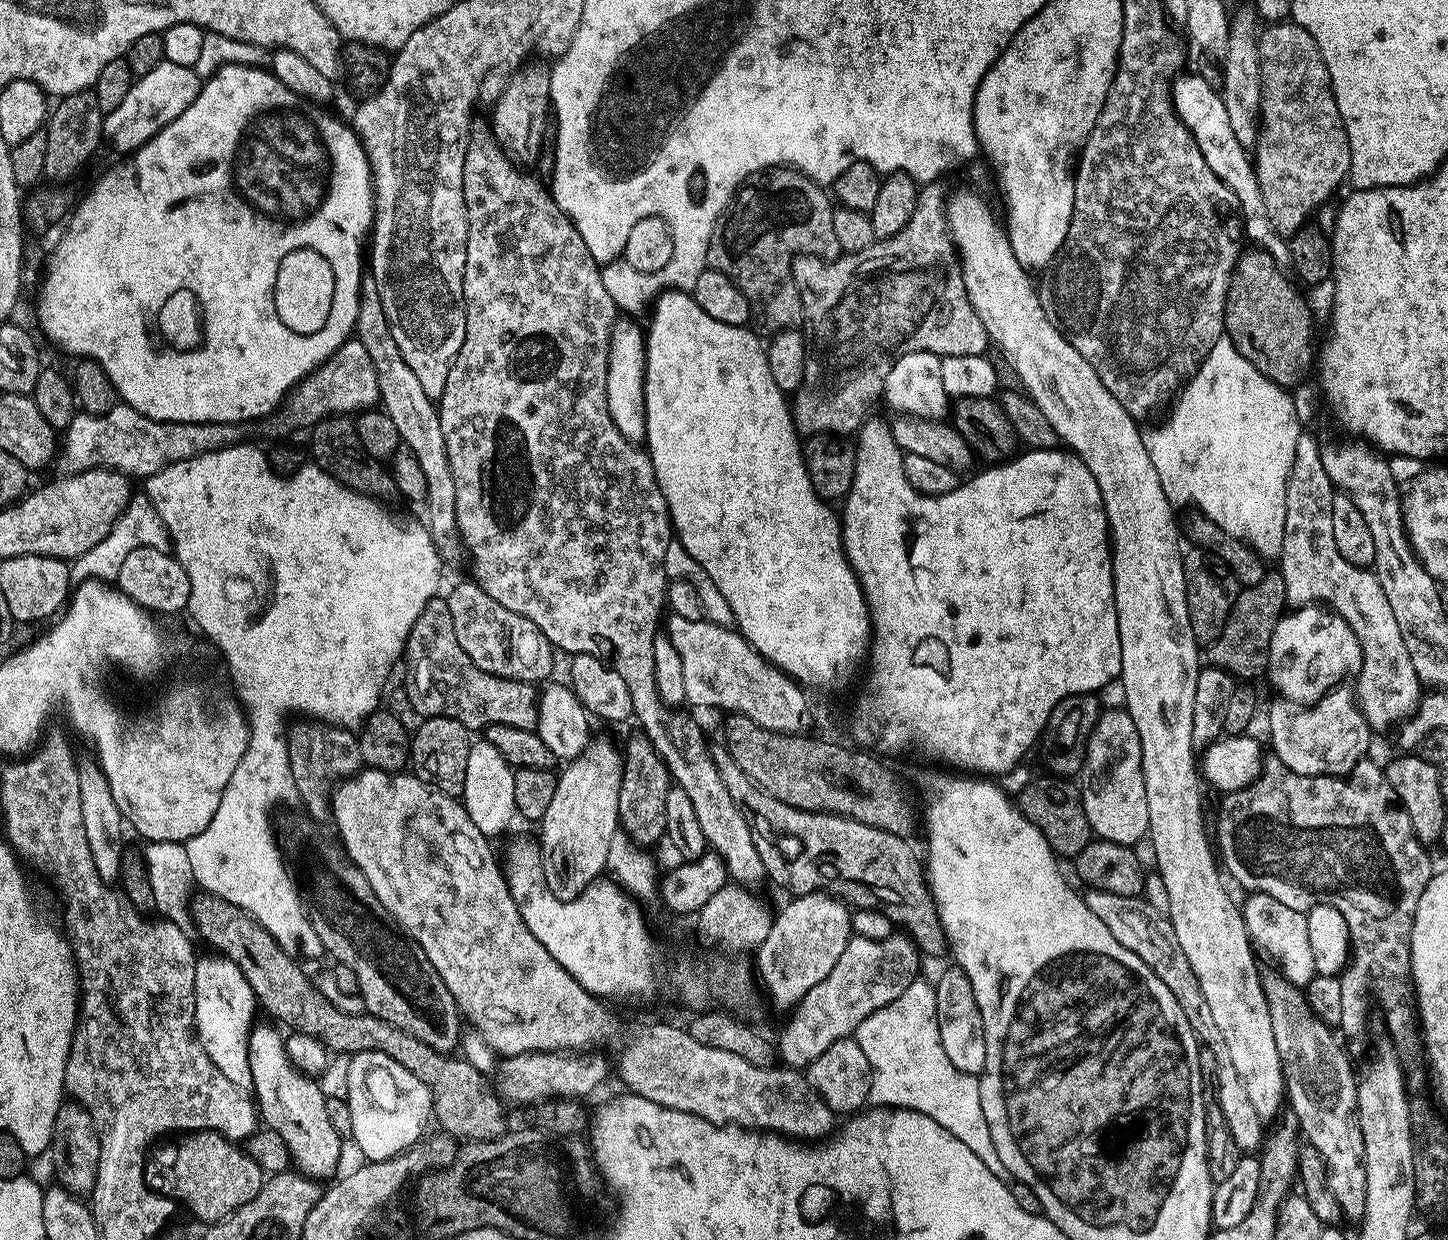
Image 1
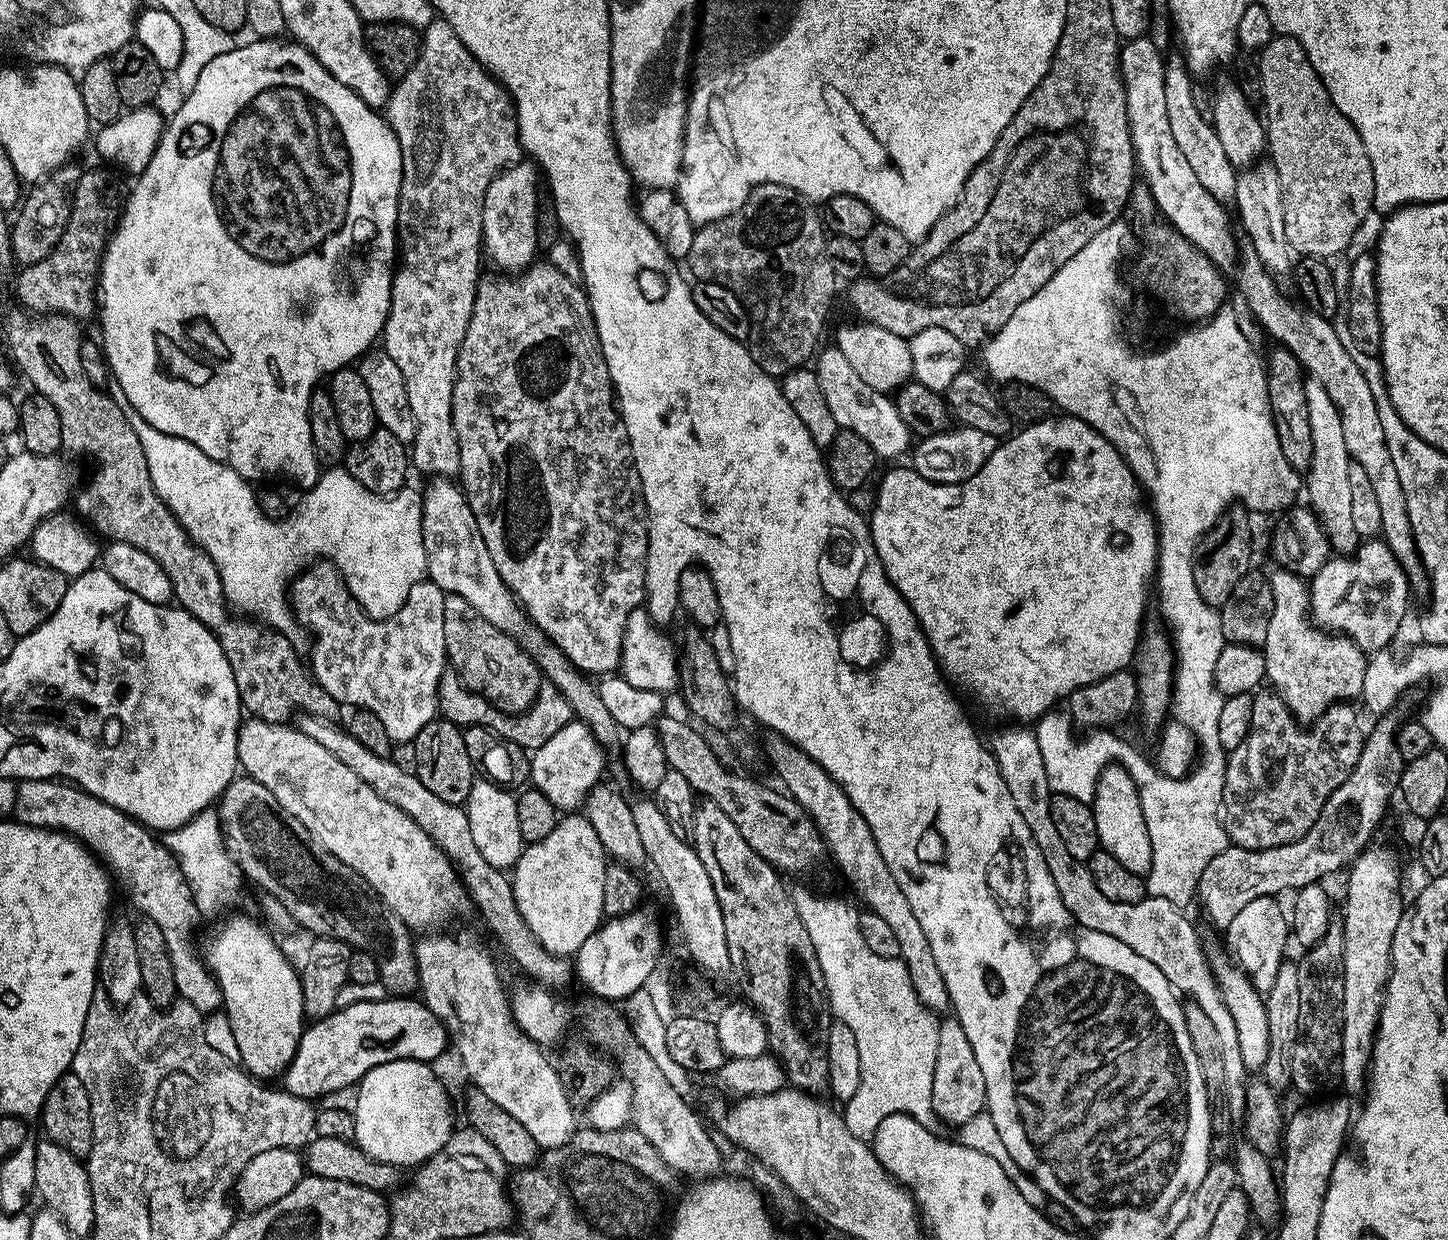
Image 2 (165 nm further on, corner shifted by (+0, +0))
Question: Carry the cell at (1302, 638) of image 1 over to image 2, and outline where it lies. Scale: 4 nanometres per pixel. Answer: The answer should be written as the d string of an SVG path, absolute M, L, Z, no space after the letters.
M1368 538L1348 557L1328 559L1322 570L1311 577L1308 607L1313 621L1319 627L1350 637L1364 653L1371 654L1387 649L1388 643L1399 634L1400 627L1408 616L1408 592L1410 593L1408 578L1398 558L1394 558L1390 546L1386 546L1383 539Z

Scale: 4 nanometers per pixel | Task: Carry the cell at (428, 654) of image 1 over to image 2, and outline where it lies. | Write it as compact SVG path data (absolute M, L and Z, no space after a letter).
M445 670L438 682L438 702L436 703L439 715L450 723L459 726L482 726L496 732L502 738L514 742L519 748L535 750L546 745L550 738L574 719L570 702L563 697L562 691L552 683L541 683L536 691L534 702L524 712L509 714L501 712L484 697L472 692L462 682L462 678L455 670Z

